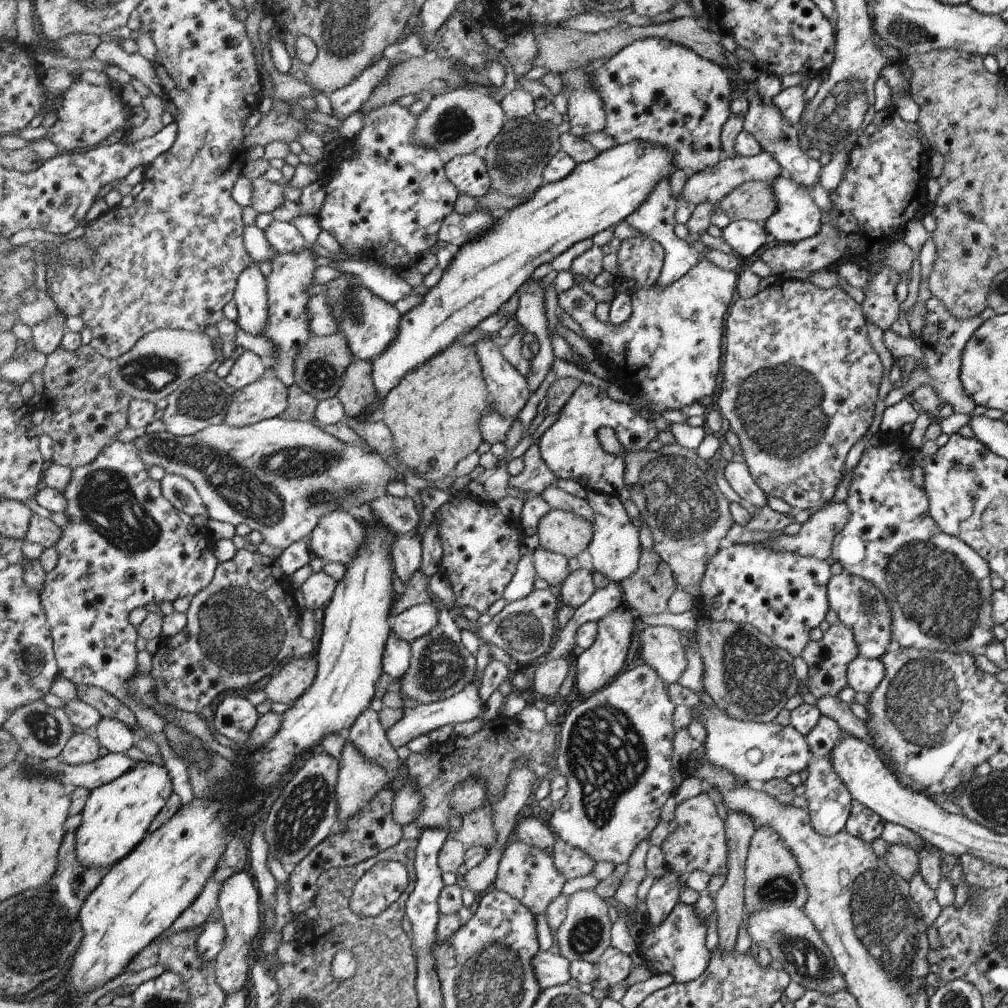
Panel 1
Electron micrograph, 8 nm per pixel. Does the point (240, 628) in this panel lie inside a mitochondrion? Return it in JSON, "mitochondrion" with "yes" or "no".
{"mitochondrion":"yes"}

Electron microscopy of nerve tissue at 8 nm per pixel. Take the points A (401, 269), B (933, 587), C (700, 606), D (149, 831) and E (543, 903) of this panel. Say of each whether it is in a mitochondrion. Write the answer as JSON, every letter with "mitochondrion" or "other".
{"A":"other","B":"mitochondrion","C":"other","D":"other","E":"other"}

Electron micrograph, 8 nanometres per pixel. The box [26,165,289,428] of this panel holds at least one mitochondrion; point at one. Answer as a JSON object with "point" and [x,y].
{"point":[147,372]}

